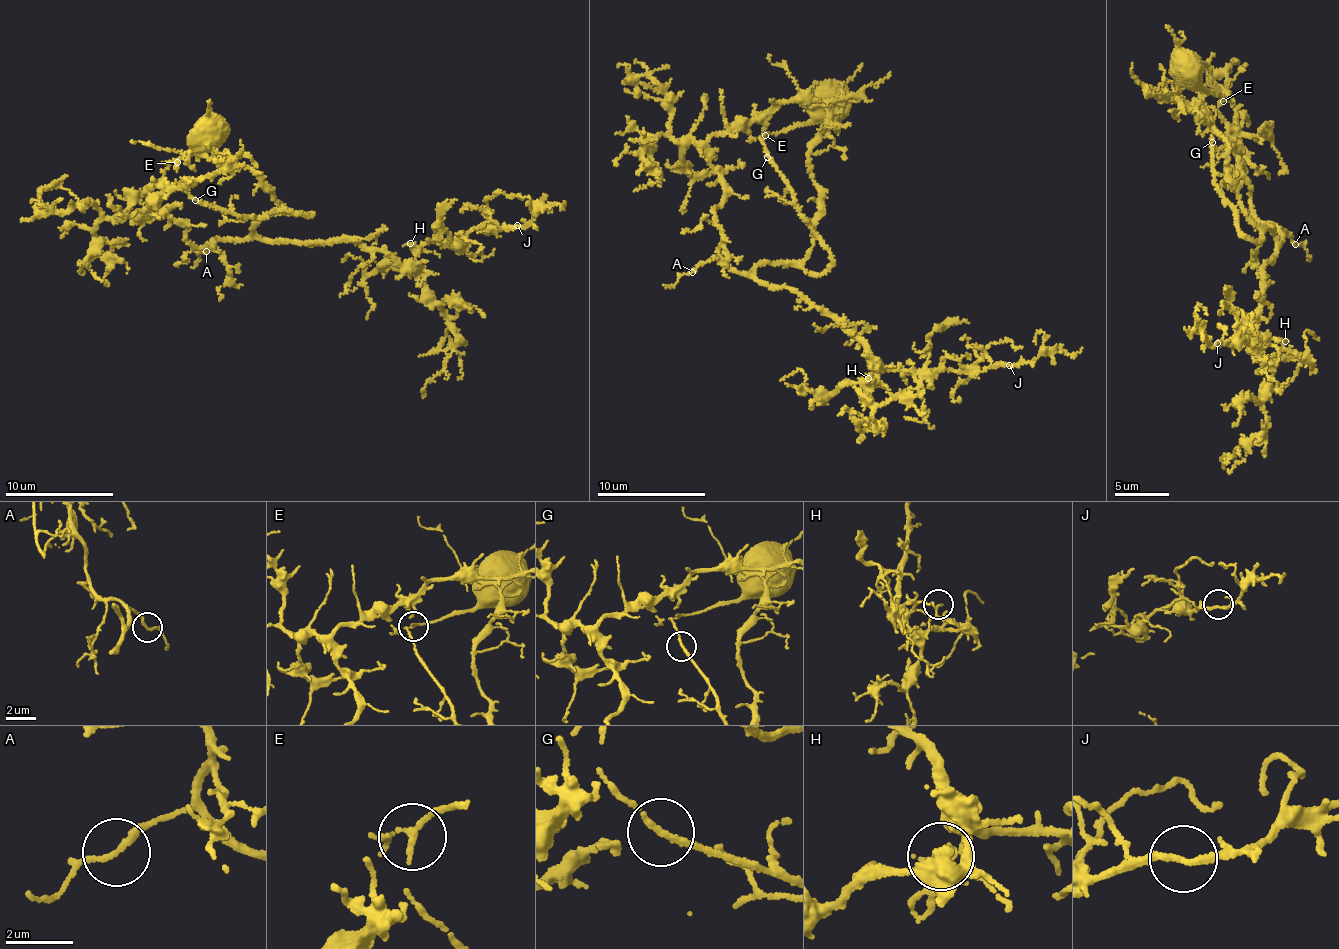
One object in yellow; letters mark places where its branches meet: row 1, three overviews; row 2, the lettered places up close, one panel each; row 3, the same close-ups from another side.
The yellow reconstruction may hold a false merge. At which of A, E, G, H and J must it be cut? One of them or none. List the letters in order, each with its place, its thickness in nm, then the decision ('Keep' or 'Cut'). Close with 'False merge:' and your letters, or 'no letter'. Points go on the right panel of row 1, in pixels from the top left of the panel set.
A: Place: (1295, 244). Thickness 170 nm. Keep
E: Place: (1223, 101). Thickness 170 nm. Keep
G: Place: (1212, 142). Thickness 160 nm. Keep
H: Place: (1285, 341). Thickness 150 nm. Keep
J: Place: (1217, 343). Thickness 190 nm. Keep
False merge: no letter

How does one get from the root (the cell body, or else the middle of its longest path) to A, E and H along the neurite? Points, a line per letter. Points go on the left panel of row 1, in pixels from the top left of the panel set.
A: (263, 239), (220, 238), (207, 247), (206, 251)
E: (263, 239), (253, 226), (286, 209), (258, 174), (207, 160), (206, 147), (177, 161)
H: (263, 239), (273, 242), (276, 239), (301, 245), (351, 241), (386, 253), (402, 264), (417, 255), (410, 243)

